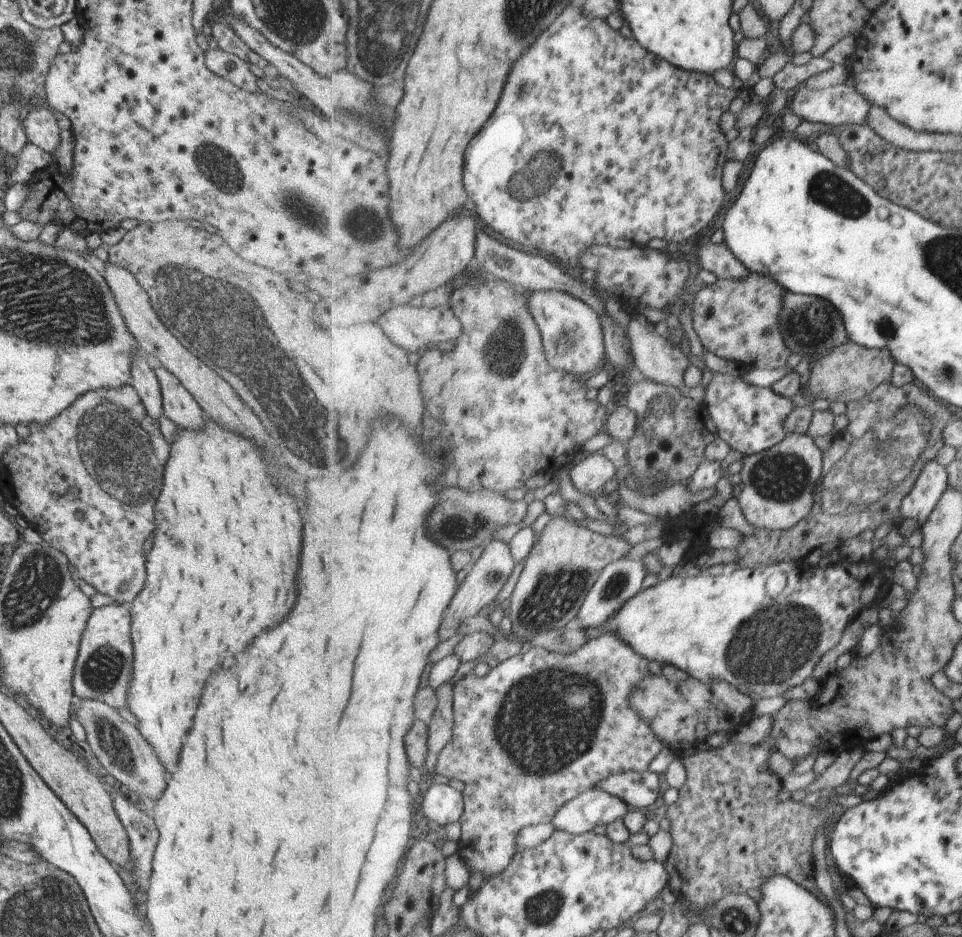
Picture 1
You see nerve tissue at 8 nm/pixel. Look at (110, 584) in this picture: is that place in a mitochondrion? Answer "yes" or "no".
no

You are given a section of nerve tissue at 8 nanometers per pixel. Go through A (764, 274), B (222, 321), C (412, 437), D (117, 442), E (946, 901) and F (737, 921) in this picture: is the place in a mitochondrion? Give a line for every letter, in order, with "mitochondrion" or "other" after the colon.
A: other
B: mitochondrion
C: other
D: mitochondrion
E: other
F: mitochondrion

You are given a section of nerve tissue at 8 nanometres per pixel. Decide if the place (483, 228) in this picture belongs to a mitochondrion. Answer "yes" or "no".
no

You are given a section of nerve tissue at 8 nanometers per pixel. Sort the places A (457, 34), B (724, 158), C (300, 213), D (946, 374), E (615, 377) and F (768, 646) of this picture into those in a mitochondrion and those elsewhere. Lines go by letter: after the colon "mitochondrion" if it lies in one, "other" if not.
A: other
B: other
C: mitochondrion
D: mitochondrion
E: other
F: mitochondrion

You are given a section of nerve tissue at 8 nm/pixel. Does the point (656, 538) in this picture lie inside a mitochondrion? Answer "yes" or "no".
no

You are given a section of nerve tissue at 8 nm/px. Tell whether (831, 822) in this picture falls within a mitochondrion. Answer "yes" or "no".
no

